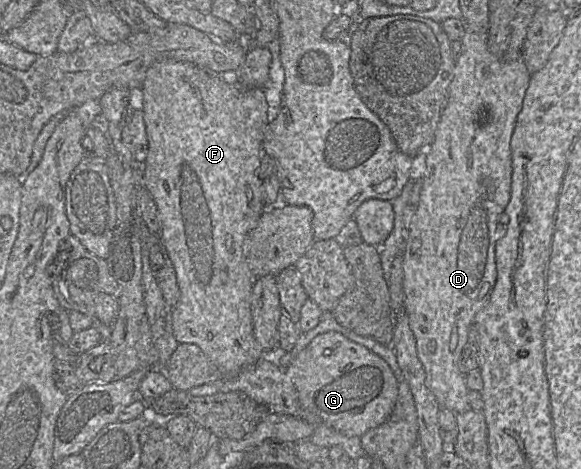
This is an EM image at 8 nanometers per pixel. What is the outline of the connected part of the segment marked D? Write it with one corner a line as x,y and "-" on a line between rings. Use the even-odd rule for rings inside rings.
466,30
461,37
461,43
462,51
454,64
454,74
448,88
447,100
441,113
433,142
427,148
426,167
422,177
420,200
412,223
406,230
402,260
405,312
408,315
410,328
415,336
417,353
425,369
427,384
440,406
453,411
455,414
465,412
470,408
467,397
468,387
465,381
466,374
461,370
460,359
468,340
469,328
474,323
474,317
488,302
496,282
495,244
500,236
499,220
511,195
512,159
510,142
531,76
521,56
516,60
501,60
494,56
488,49
487,38
480,37

